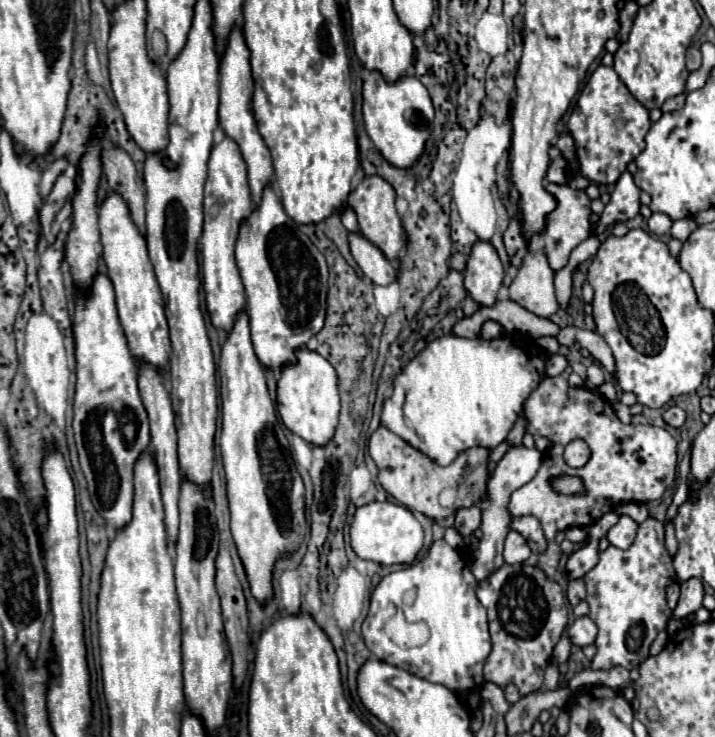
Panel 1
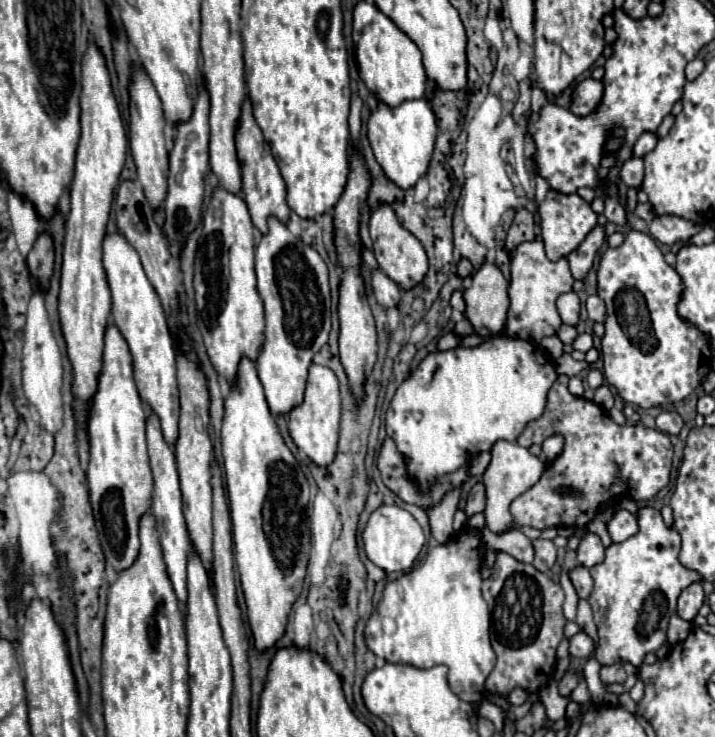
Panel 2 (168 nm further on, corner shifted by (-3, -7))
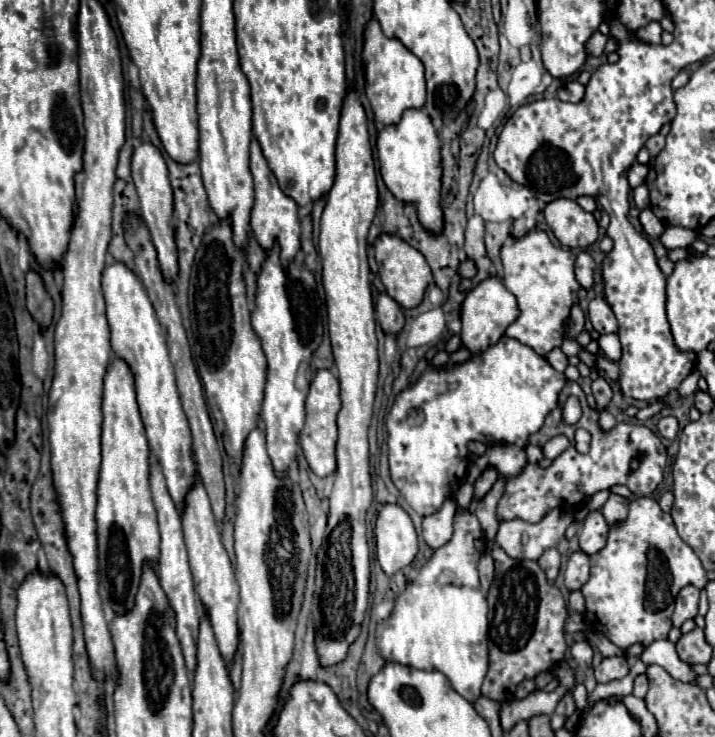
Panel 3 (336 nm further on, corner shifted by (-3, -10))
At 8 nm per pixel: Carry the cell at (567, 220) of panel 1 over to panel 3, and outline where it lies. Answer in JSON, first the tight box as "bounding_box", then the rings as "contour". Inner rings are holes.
{"bounding_box":[543,198,597,248],"contour":[[[559,198],[545,206],[543,216],[555,238],[569,248],[587,248],[597,240],[597,222],[593,214],[583,212],[575,200]]]}

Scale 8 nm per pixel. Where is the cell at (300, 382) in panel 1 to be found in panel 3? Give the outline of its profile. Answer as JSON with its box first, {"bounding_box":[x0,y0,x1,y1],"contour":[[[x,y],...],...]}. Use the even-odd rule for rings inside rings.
{"bounding_box":[299,370,341,476],"contour":[[[317,370],[313,382],[311,382],[311,390],[307,396],[307,422],[301,430],[299,442],[303,448],[303,454],[311,466],[311,470],[317,476],[329,476],[335,472],[337,464],[335,464],[335,442],[337,442],[337,412],[341,408],[341,400],[339,400],[339,380],[329,372],[329,370]]]}

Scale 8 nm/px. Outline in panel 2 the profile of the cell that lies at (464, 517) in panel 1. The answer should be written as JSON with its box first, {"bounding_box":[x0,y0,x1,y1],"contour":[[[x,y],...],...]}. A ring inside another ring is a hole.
{"bounding_box":[465,483,485,517],"contour":[[[477,483],[467,497],[465,513],[467,513],[467,517],[473,517],[475,513],[483,513],[483,509],[485,509],[485,487],[483,487],[483,483]]]}

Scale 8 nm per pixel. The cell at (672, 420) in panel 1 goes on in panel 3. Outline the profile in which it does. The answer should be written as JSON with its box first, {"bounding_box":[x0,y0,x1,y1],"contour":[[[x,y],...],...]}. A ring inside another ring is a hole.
{"bounding_box":[657,416,679,440],"contour":[[[663,416],[663,418],[659,420],[657,428],[659,428],[659,432],[661,432],[661,436],[663,436],[663,438],[673,440],[673,438],[677,436],[679,424],[677,424],[677,418],[675,418],[675,416]]]}

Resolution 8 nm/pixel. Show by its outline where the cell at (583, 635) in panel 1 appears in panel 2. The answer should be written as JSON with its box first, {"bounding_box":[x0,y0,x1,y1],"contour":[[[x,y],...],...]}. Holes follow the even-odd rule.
{"bounding_box":[569,631,595,659],"contour":[[[579,631],[575,637],[569,639],[569,655],[571,657],[587,659],[587,657],[591,657],[593,649],[595,649],[595,643],[585,631]]]}

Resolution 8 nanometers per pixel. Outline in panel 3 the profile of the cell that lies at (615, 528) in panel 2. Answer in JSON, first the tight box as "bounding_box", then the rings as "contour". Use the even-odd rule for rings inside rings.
{"bounding_box":[601,494,629,526],"contour":[[[611,494],[611,496],[607,498],[607,504],[603,504],[601,510],[603,510],[605,520],[613,526],[613,524],[617,524],[617,522],[621,522],[621,520],[627,518],[629,500],[623,498],[623,496],[619,496],[619,494]]]}

